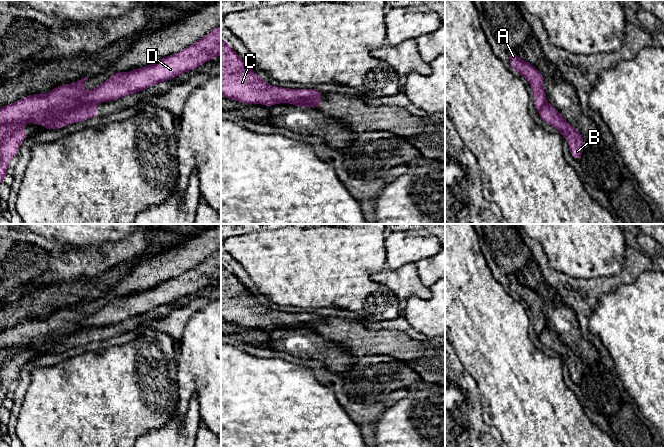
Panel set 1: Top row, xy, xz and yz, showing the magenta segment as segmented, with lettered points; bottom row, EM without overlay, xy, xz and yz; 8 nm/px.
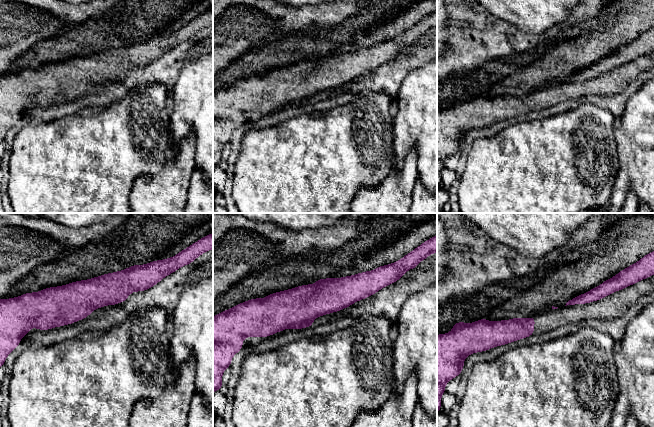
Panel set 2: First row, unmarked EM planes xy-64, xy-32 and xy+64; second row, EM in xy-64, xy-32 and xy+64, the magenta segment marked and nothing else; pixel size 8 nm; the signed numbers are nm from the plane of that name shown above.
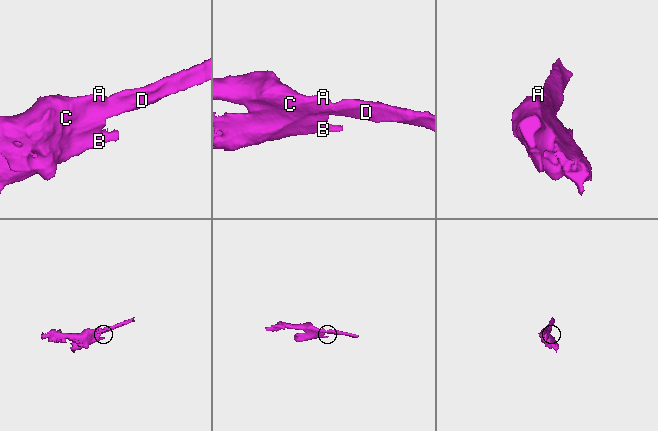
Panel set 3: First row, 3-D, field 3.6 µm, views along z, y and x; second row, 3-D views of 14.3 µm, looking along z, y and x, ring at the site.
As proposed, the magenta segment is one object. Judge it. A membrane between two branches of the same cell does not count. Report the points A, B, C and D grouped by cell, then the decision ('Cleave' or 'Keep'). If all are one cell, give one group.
Groups: A C D / B. Cleave

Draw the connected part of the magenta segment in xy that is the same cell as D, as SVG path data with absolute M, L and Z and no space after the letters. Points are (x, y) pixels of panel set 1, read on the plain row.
M221 249L187 272L176 278L169 279L158 286L130 296L115 296L108 304L91 315L87 315L83 310L83 307L89 302L85 301L73 308L57 310L45 319L30 319L12 328L2 330L0 332L0 350L14 349L15 354L0 369L0 407L7 401L8 385L12 381L17 380L20 368L27 362L24 352L25 348L46 348L55 340L61 339L83 328L98 328L117 324L128 318L146 314L153 309L174 302L187 295L195 294L204 286L212 284L215 280L221 280Z

